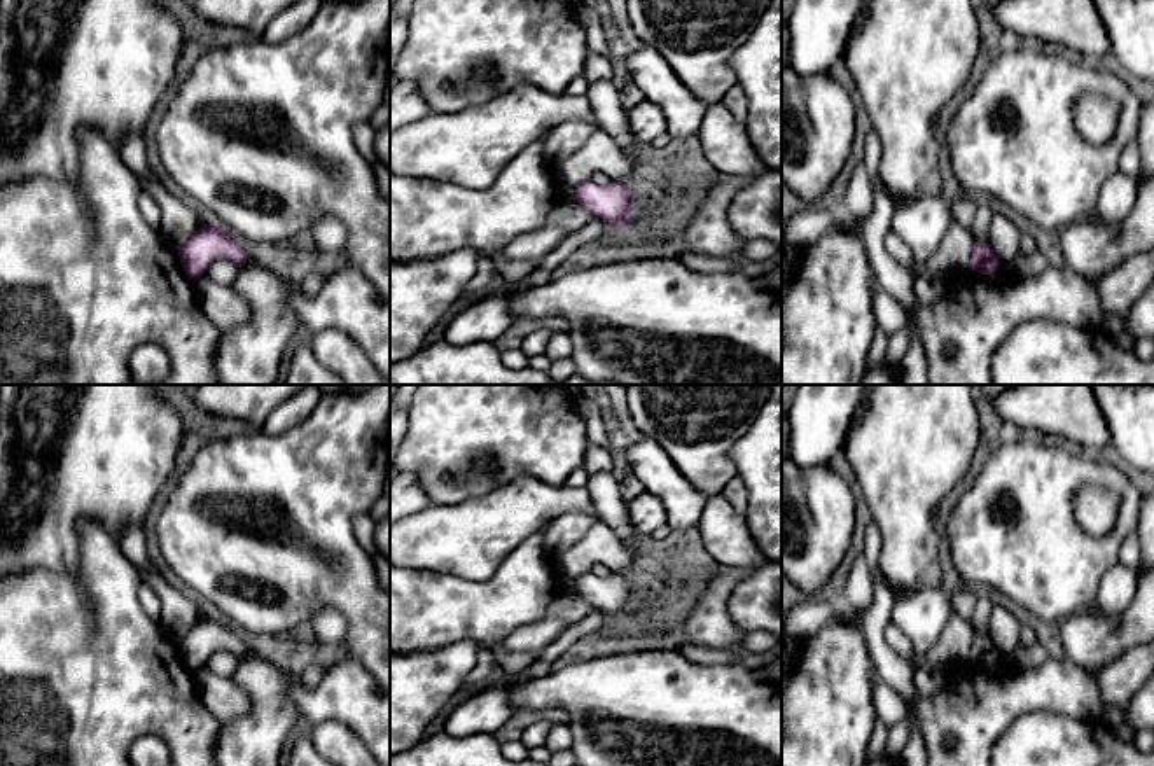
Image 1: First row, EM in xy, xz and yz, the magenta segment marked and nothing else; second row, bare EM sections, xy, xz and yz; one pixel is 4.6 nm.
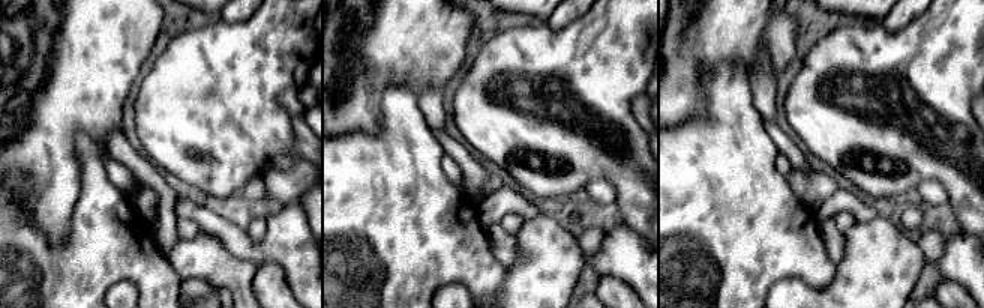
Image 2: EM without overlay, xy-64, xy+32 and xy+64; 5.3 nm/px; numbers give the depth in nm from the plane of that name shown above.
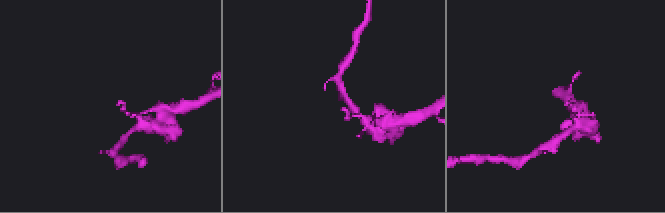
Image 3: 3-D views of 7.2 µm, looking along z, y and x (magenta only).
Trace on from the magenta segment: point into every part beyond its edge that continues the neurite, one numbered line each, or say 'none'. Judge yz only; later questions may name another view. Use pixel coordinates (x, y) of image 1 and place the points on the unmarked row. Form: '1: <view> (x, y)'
none

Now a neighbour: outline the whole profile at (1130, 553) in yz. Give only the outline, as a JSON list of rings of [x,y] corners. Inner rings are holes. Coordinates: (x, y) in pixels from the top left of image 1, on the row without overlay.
[[[1133,530],[1123,542],[1119,549],[1119,563],[1126,565],[1133,570],[1140,568],[1142,563],[1142,546],[1137,535],[1137,530]]]

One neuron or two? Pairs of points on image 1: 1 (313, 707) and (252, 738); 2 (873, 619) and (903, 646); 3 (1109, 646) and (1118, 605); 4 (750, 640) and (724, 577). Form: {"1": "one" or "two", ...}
{"1": "two", "2": "two", "3": "two", "4": "two"}

